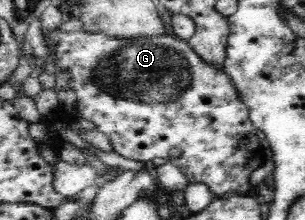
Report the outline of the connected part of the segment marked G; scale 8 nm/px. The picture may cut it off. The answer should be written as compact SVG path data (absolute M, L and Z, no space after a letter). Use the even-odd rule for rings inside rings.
M44 31L44 35L48 37L48 49L52 51L54 47L54 55L56 55L56 63L58 63L58 69L66 67L70 69L72 73L72 81L68 87L74 87L76 95L78 95L78 101L75 107L78 107L79 119L86 119L89 123L94 124L94 127L102 133L105 133L111 140L113 149L118 155L128 157L128 159L134 159L136 161L147 162L154 159L154 157L163 157L168 162L173 163L182 172L182 175L186 176L186 180L190 184L206 184L206 187L210 188L210 192L214 194L214 197L226 196L229 193L237 193L243 196L248 195L252 189L252 185L248 181L249 175L258 167L262 167L267 161L264 147L256 138L257 129L253 126L253 123L249 119L249 109L247 105L238 97L238 92L234 87L233 81L229 78L229 74L224 71L224 68L216 66L214 62L202 61L202 58L194 53L192 46L188 40L176 38L168 34L152 34L150 37L134 37L134 38L116 38L110 37L108 34L102 33L58 33L58 31ZM172 149L180 149L182 151L180 157L172 158L170 151Z

